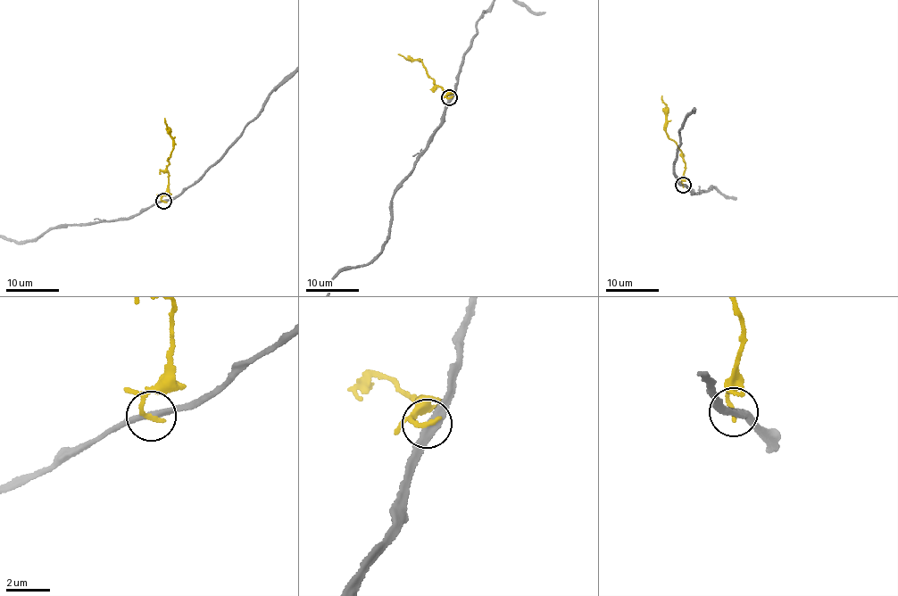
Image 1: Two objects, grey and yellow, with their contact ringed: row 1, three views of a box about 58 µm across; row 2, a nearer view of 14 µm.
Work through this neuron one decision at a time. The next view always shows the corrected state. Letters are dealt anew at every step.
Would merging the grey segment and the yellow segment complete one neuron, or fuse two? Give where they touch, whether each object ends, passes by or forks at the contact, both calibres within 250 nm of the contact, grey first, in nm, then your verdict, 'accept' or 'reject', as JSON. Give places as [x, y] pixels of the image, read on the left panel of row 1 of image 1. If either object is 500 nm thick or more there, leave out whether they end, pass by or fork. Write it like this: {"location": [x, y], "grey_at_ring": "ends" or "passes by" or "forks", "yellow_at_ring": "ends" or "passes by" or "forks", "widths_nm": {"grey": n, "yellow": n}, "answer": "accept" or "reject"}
{"location": [163, 201], "grey_at_ring": "passes by", "yellow_at_ring": "ends", "widths_nm": {"grey": 320, "yellow": 200}, "answer": "reject"}

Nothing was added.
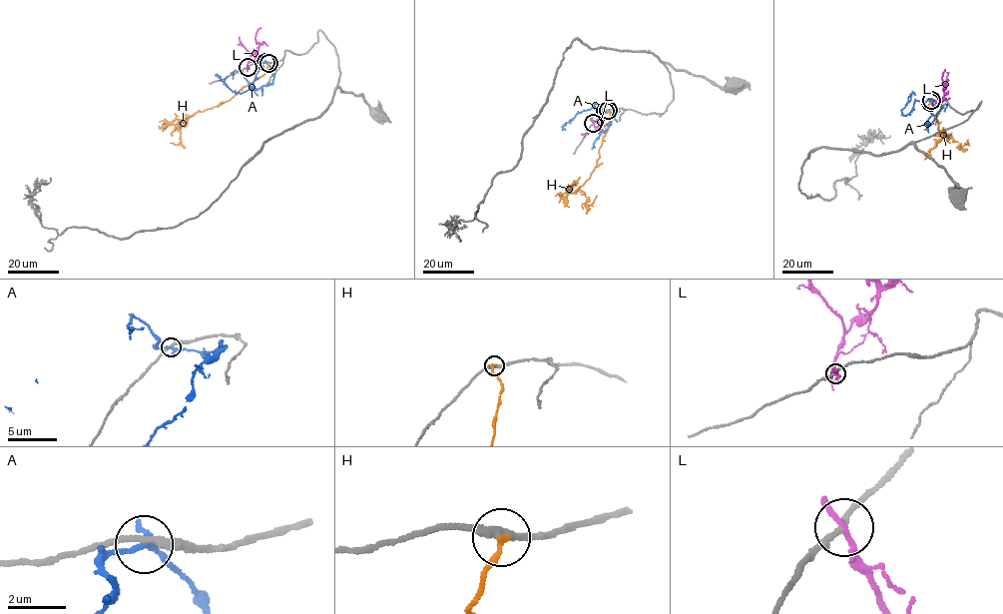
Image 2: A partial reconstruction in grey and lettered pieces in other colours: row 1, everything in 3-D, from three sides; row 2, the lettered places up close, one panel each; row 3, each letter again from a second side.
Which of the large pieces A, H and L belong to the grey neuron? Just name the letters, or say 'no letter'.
H

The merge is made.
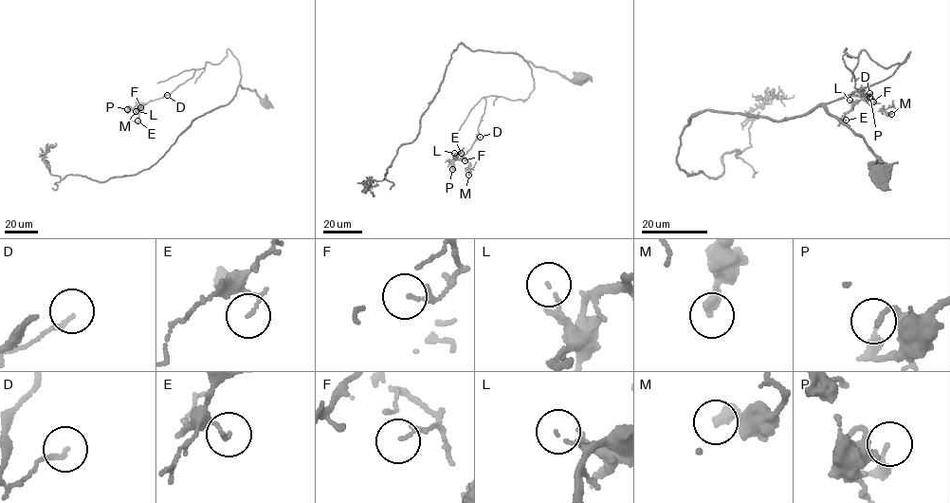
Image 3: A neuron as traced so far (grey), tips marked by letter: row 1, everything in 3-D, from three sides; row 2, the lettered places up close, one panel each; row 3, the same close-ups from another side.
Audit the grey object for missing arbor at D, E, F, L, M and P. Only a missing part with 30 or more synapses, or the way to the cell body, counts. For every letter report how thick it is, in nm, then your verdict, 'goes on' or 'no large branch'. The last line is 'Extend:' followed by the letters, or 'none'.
D: 130 nm thick; no large branch
E: 100 nm thick; no large branch
F: 110 nm thick; no large branch
L: 80 nm thick; no large branch
M: 360 nm thick; no large branch
P: 170 nm thick; no large branch
Extend: none

